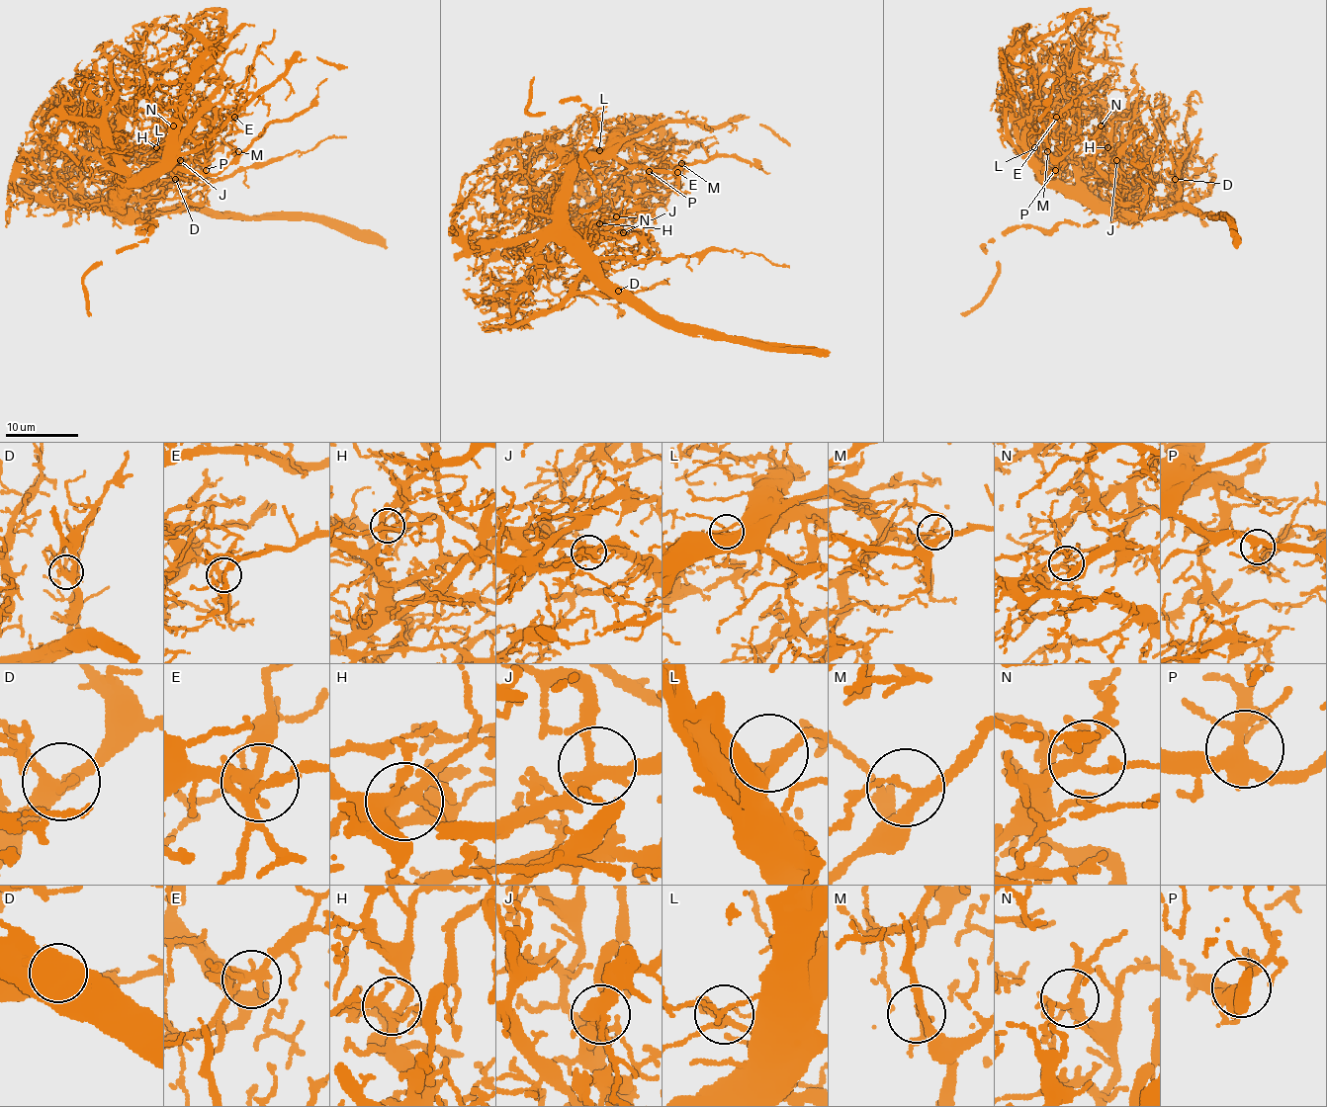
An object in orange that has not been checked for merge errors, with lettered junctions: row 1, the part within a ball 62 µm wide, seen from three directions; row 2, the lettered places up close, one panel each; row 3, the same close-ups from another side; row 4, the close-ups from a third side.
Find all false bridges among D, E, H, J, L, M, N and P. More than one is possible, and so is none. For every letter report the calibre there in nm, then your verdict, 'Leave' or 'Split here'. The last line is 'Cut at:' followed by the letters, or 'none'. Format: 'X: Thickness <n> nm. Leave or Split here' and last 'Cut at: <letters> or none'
D: Thickness 320 nm. Leave
E: Thickness 240 nm. Leave
H: Thickness 280 nm. Leave
J: Thickness 300 nm. Leave
L: Thickness 200 nm. Leave
M: Thickness 190 nm. Leave
N: Thickness 240 nm. Leave
P: Thickness 340 nm. Leave
Cut at: none

